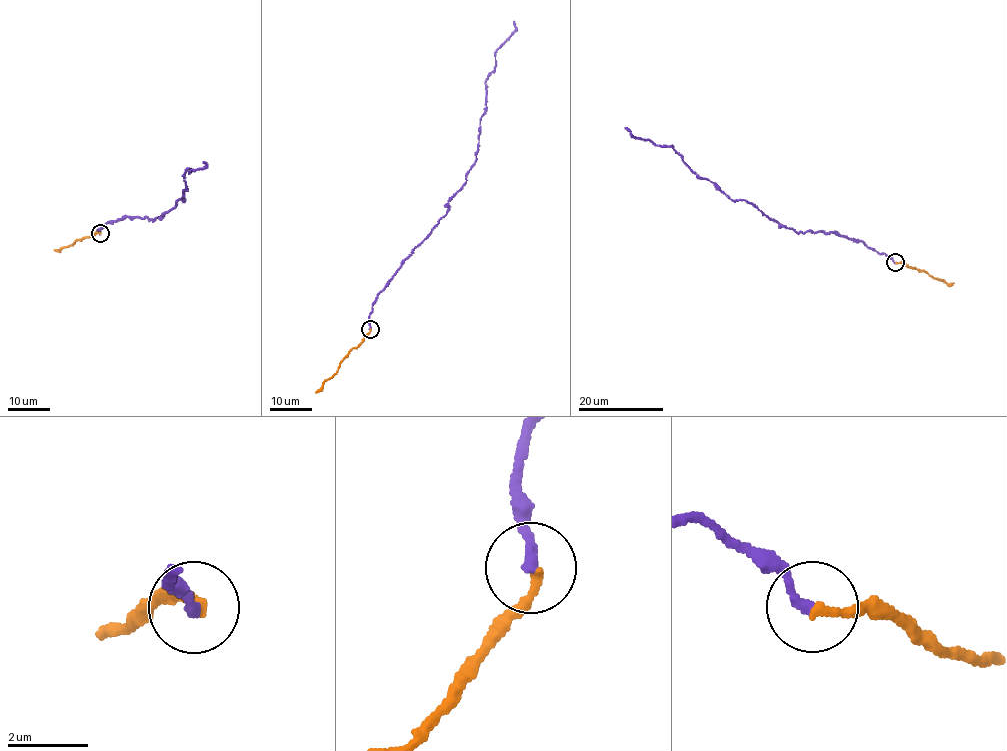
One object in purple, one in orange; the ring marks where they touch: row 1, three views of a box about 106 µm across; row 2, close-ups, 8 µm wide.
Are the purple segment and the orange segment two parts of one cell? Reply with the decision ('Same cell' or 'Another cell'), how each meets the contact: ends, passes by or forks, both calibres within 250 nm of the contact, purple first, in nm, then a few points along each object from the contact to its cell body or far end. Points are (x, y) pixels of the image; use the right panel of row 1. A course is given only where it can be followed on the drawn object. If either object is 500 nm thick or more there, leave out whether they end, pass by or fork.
Same cell. At the ring purple ends. At the ring orange ends. Thickness 280 nm (purple) against 240 nm. Course of purple: (896, 262), (860, 240), (781, 226), (700, 177), (668, 145), (656, 145), (625, 127). Course of orange: (896, 262), (922, 270), (948, 284), (954, 283)

